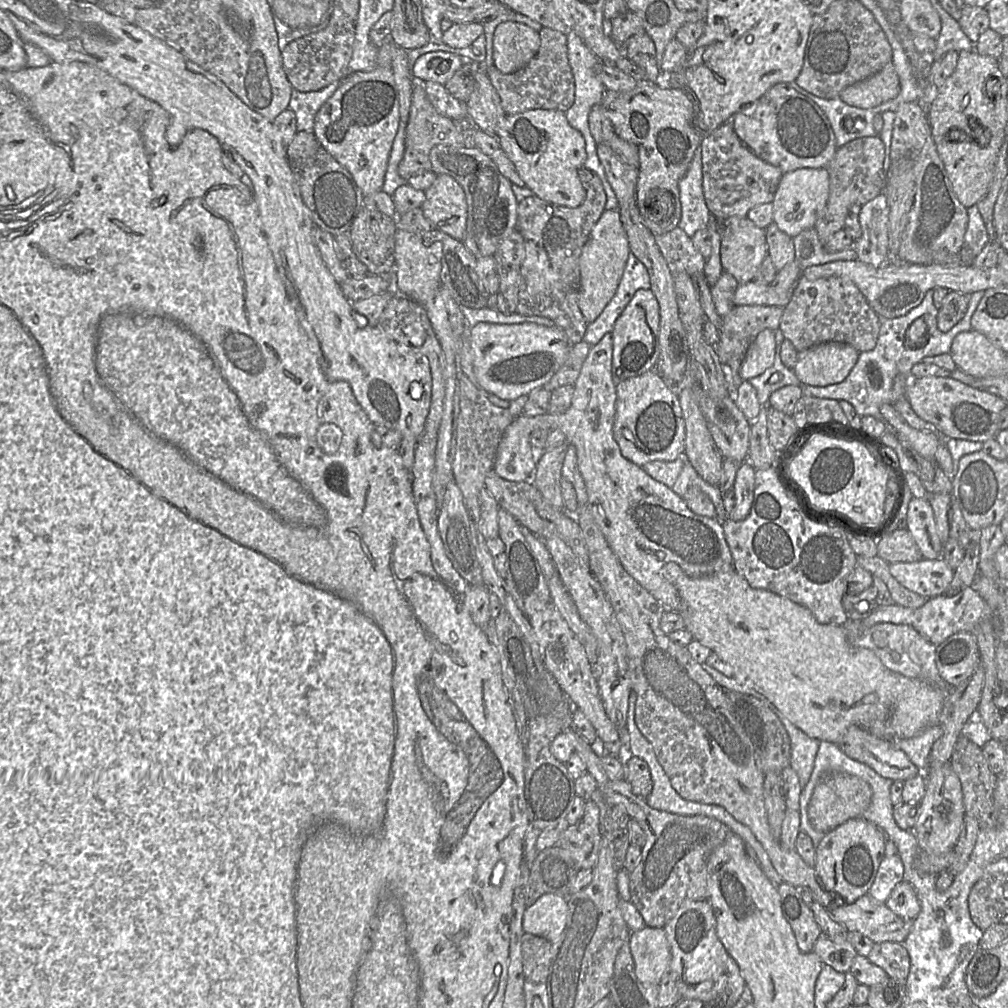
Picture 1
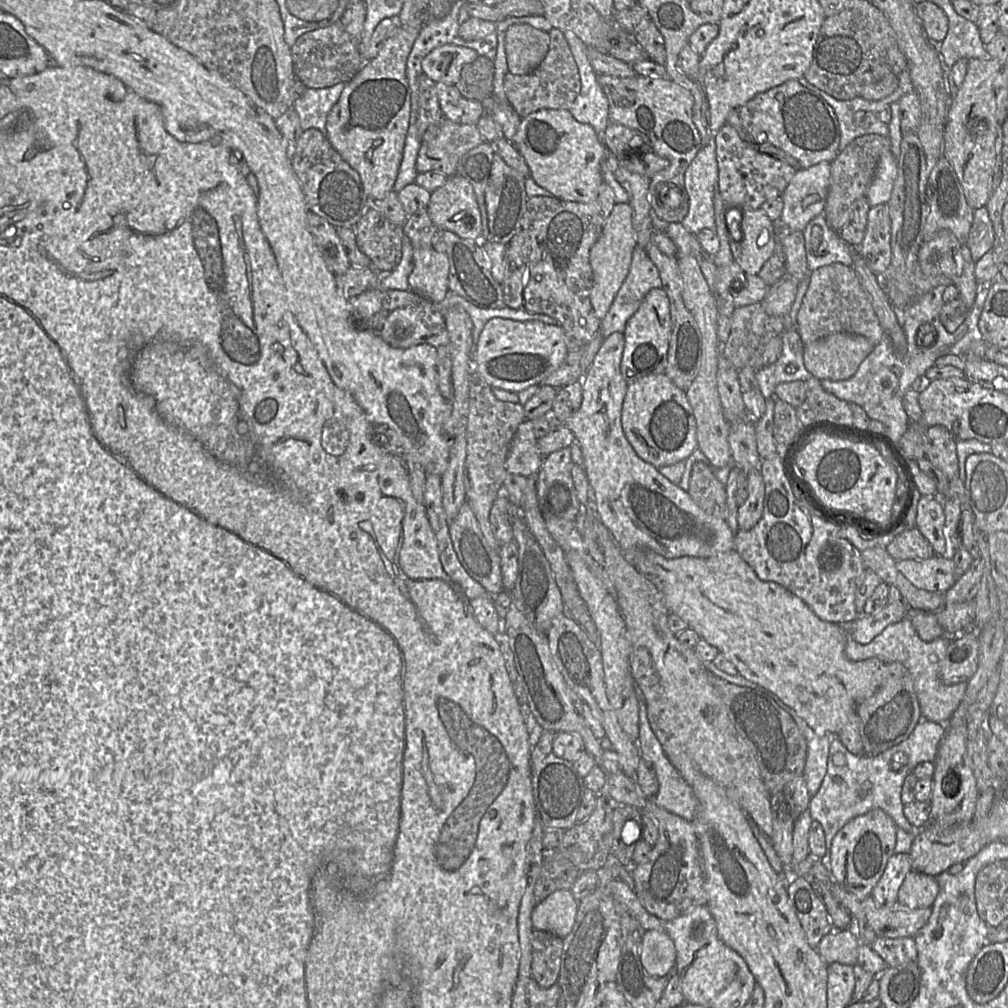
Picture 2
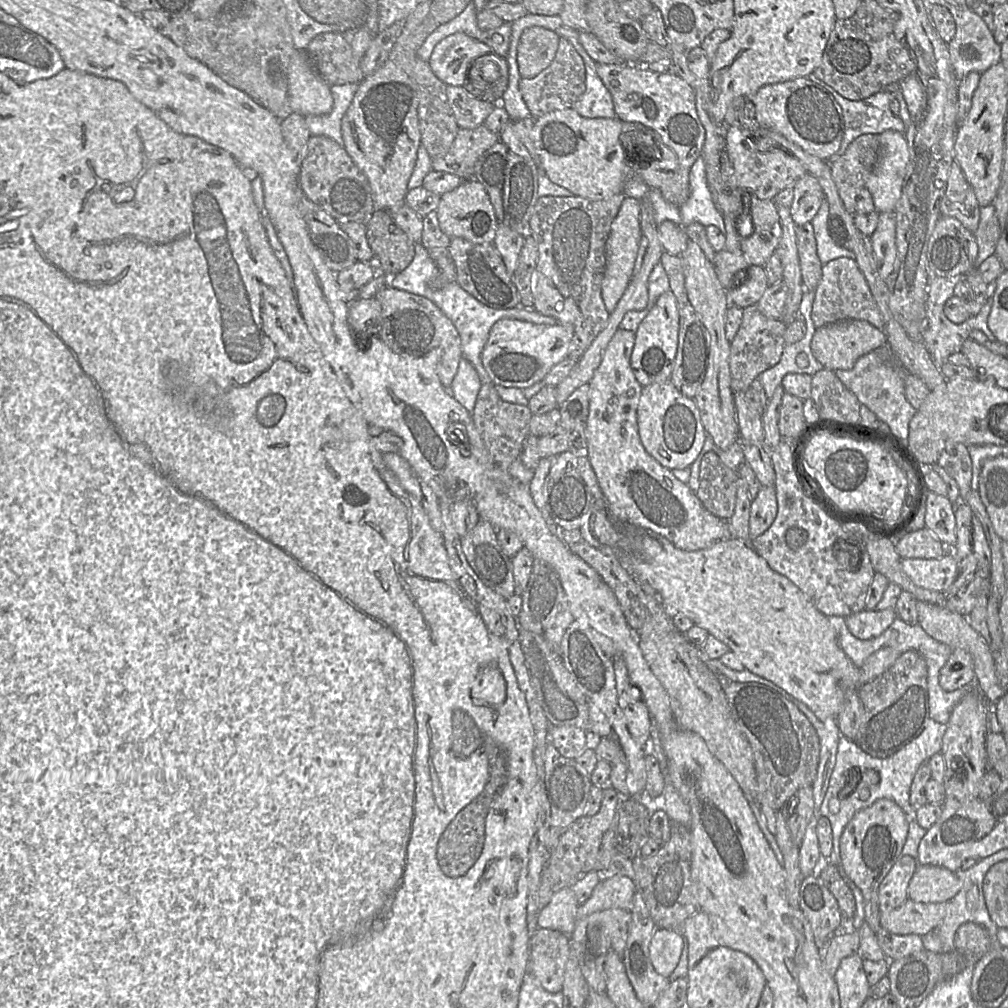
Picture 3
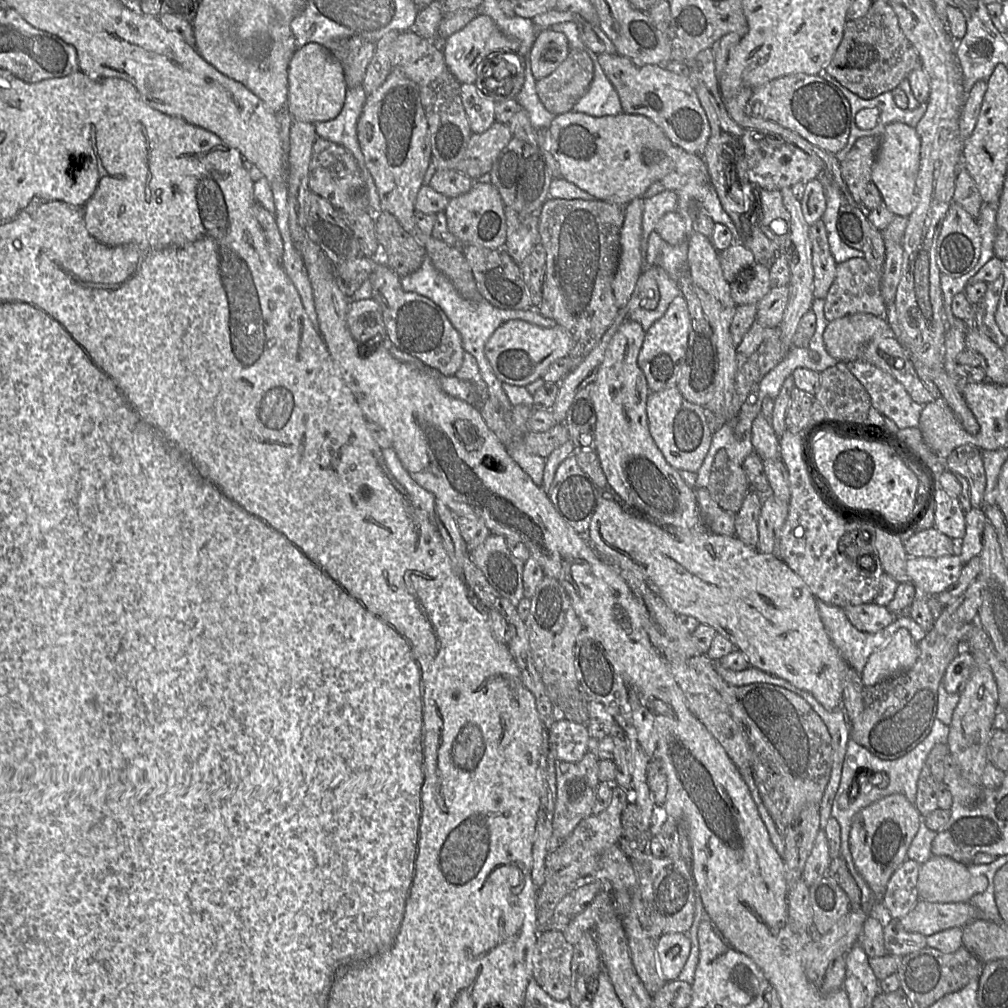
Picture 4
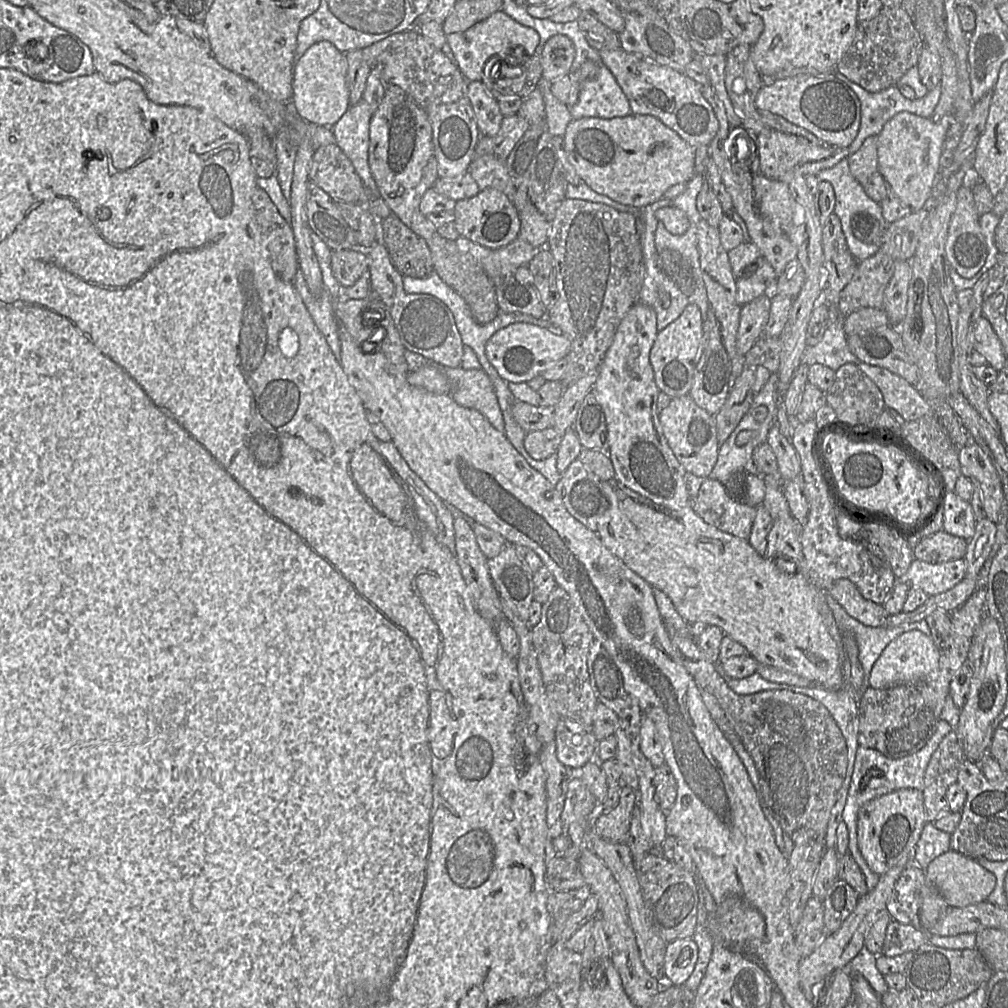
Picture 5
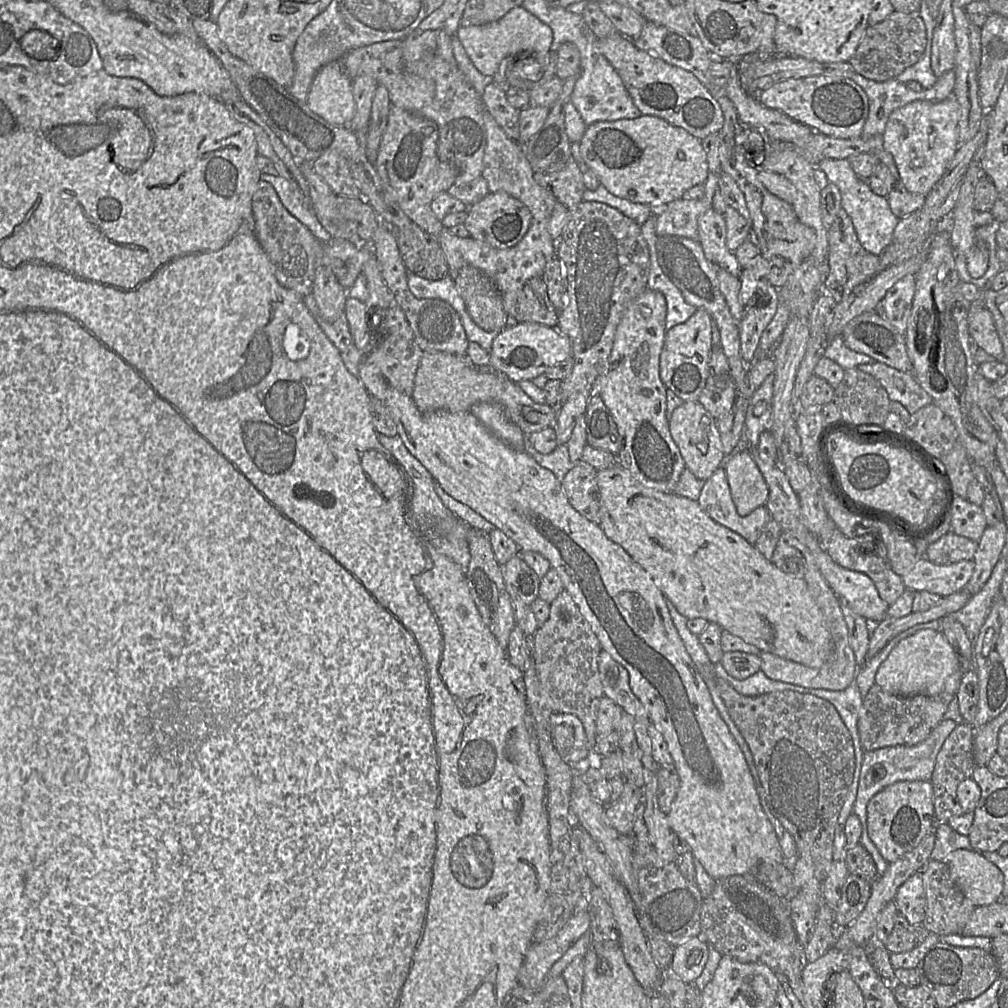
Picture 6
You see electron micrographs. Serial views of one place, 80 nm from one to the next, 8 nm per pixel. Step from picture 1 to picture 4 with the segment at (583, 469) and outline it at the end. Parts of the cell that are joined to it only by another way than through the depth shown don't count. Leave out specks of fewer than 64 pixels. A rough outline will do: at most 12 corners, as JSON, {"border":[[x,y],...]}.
{"border":[[627,319],[591,384],[608,484],[664,526],[706,530],[649,432]]}

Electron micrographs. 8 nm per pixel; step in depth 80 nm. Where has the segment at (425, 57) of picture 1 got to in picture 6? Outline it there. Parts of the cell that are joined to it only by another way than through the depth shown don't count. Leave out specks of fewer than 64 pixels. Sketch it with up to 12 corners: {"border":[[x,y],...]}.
{"border":[[515,7],[501,19],[460,27],[456,36],[485,76],[501,63],[532,59],[531,92],[547,83],[551,28]]}

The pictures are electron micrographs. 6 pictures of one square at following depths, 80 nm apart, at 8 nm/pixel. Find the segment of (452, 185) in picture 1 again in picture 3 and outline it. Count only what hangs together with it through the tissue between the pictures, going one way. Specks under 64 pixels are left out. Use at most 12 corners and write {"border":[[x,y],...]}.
{"border":[[463,180],[440,196],[441,231],[493,244],[499,223],[485,187]]}

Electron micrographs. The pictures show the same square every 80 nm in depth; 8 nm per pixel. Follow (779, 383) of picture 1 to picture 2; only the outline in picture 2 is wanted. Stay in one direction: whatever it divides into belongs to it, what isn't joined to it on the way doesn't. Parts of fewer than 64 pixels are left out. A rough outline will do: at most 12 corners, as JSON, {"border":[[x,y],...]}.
{"border":[[787,329],[776,362],[755,374],[766,400],[780,383],[812,377],[803,362],[805,345],[795,353]]}

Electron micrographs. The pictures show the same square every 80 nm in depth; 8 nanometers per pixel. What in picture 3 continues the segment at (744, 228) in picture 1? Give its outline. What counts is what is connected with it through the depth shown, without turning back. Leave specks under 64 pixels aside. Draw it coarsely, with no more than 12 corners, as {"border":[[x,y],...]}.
{"border":[[750,197],[752,233],[741,239],[749,266],[764,266],[782,233],[772,199]]}

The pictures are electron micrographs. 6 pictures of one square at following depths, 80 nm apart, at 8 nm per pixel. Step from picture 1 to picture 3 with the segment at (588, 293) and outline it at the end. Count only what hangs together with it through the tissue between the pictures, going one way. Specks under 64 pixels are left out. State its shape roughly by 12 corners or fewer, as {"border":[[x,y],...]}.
{"border":[[625,197],[605,248],[610,314],[634,275],[641,201]]}

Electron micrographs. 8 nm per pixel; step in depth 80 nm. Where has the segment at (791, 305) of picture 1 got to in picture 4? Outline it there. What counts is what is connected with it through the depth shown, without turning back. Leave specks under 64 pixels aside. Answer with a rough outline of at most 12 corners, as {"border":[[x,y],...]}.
{"border":[[864,258],[837,264],[823,299],[828,322],[886,318],[881,274]]}

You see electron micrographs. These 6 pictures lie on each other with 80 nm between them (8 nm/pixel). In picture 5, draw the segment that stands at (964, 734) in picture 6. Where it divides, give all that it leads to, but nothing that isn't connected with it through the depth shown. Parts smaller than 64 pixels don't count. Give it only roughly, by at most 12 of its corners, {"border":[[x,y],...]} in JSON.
{"border":[[953,730],[925,771],[927,822],[952,812],[946,792],[965,759]]}

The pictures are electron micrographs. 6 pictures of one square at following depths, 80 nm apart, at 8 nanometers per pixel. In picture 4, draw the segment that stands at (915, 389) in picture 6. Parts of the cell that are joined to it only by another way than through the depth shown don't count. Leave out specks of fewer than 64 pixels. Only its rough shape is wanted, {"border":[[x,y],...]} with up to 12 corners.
{"border":[[861,359],[847,366],[873,408],[900,430],[918,427],[924,405]]}

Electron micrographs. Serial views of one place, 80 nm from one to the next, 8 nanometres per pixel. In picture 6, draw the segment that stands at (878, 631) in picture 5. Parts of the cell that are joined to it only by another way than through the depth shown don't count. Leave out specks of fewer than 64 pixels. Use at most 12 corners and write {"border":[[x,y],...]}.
{"border":[[939,620],[915,625],[893,638],[859,668],[854,685],[863,697],[875,684],[875,674],[902,639],[919,630],[939,630]]}

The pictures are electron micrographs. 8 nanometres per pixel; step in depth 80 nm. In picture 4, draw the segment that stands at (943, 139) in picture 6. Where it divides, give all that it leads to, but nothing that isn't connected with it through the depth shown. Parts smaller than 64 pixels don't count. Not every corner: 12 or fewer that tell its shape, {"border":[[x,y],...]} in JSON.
{"border":[[885,126],[871,181],[896,216],[916,206],[921,141],[915,127]]}

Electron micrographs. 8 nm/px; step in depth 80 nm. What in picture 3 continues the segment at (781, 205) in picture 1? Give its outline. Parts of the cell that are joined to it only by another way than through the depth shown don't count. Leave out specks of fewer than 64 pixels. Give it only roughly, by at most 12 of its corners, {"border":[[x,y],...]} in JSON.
{"border":[[804,174],[792,187],[796,225],[810,223],[824,200],[818,179]]}

